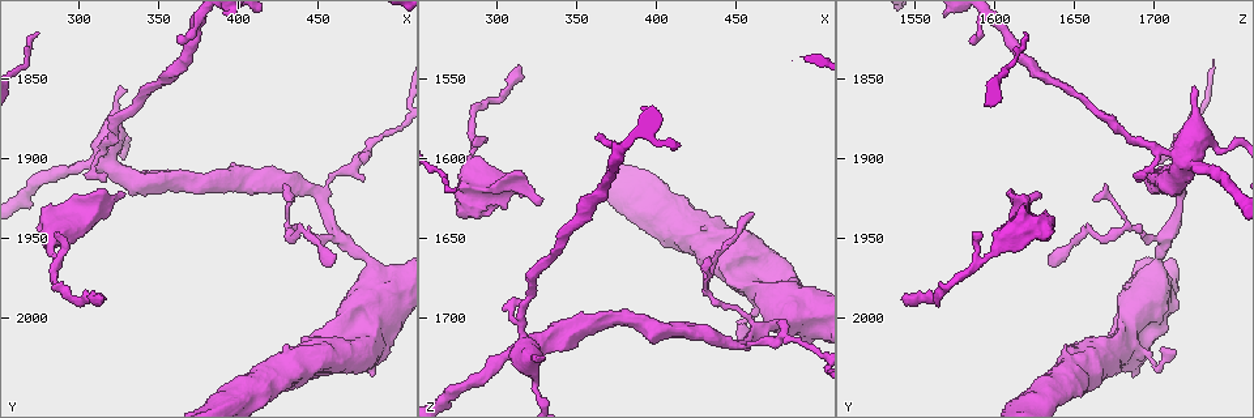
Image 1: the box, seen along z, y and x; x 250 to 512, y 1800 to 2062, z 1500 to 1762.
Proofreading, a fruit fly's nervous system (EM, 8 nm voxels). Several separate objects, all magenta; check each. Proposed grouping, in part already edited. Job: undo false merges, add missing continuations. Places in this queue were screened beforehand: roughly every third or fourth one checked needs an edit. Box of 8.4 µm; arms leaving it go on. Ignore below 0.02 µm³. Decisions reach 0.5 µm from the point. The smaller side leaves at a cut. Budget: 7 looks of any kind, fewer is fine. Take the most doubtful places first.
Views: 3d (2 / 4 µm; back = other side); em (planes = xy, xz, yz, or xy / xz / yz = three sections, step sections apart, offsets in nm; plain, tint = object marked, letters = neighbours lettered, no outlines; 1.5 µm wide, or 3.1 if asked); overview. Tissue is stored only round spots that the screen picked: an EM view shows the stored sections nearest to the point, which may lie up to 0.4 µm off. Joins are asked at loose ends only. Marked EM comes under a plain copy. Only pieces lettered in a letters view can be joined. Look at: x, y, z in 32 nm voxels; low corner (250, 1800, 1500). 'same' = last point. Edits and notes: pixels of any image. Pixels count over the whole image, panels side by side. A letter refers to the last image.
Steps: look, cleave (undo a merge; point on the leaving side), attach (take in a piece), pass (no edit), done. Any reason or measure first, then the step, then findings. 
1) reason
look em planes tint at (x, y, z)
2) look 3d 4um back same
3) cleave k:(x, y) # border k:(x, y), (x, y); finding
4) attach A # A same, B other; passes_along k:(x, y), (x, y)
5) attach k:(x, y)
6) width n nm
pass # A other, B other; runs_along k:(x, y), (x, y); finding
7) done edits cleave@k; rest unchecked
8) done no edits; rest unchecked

look 3d 2um at (326, 1854, 1724)

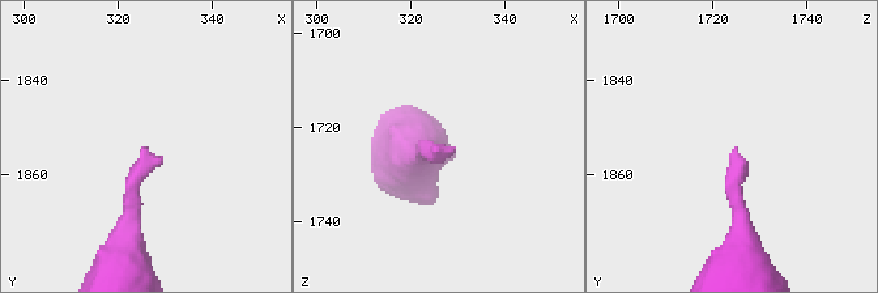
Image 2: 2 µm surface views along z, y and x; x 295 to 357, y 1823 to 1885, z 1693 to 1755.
shape alone is not enough
look em xz step 4 tint at (326, 1855, 1724)

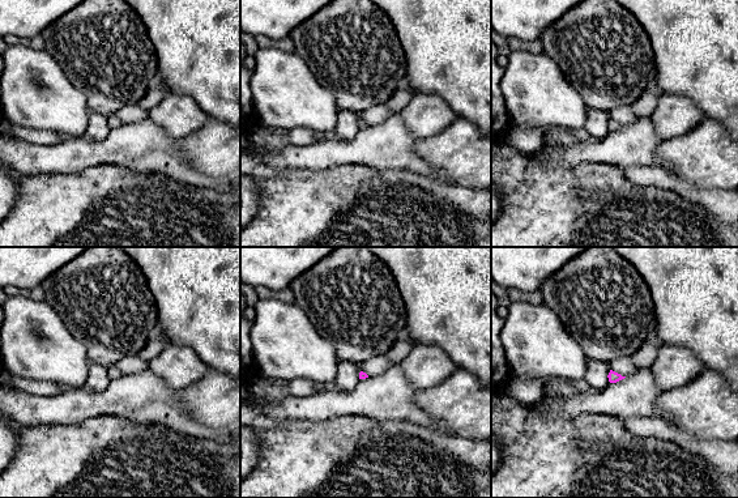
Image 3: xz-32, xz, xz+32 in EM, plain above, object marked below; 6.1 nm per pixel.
look em yz step 4 letters same

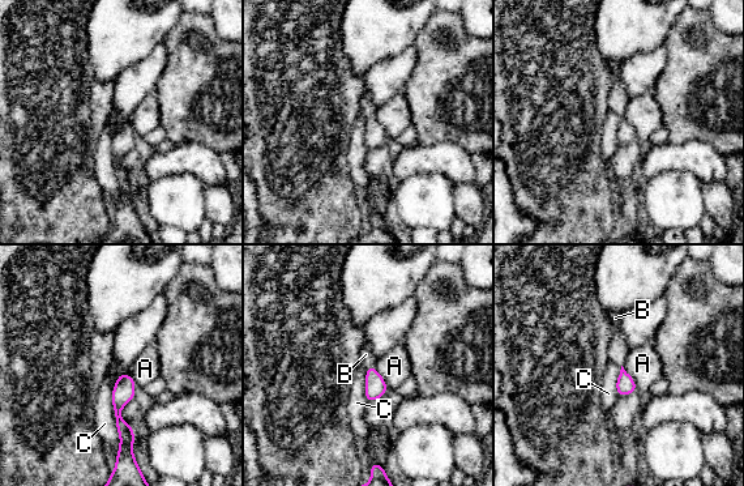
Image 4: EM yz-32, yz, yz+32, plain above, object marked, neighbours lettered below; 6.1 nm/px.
attach B # A other, B same, C other; passes_along 4:(376, 387), (370, 366), (367, 358); the neuron continues

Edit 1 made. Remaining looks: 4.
tapers out
look em xz step 4 tint at (430, 1926, 1664)

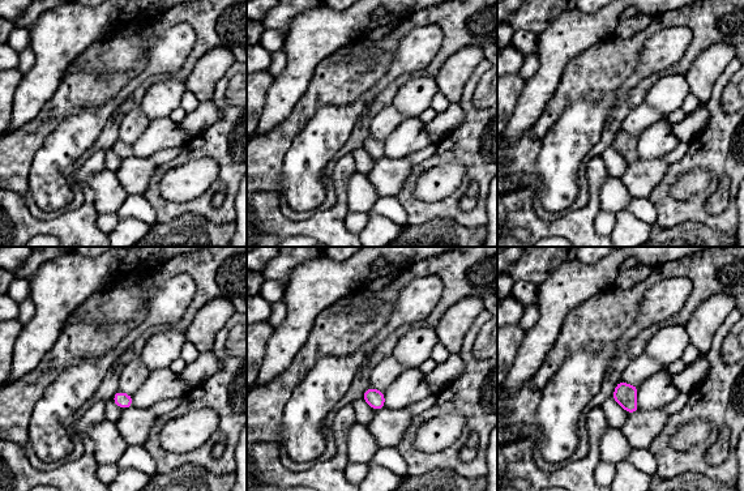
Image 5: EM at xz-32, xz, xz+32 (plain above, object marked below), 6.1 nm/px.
cut it another way
look em xy step 4 letters same

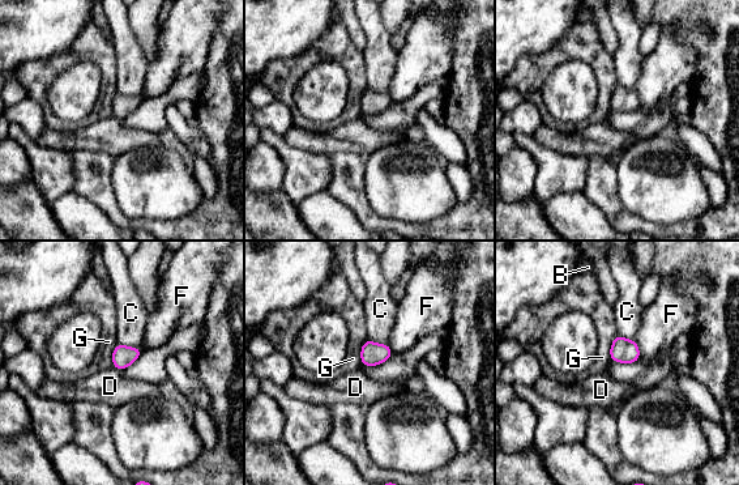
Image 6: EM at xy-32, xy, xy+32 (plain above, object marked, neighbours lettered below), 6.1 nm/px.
width 130 nm; longest_contact C 170 nm
pass # B other, C other, D other, F other, G other; no lettered piece goes on from it

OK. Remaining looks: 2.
tapers out
look em xz step 4 letters at (462, 1962, 1634)

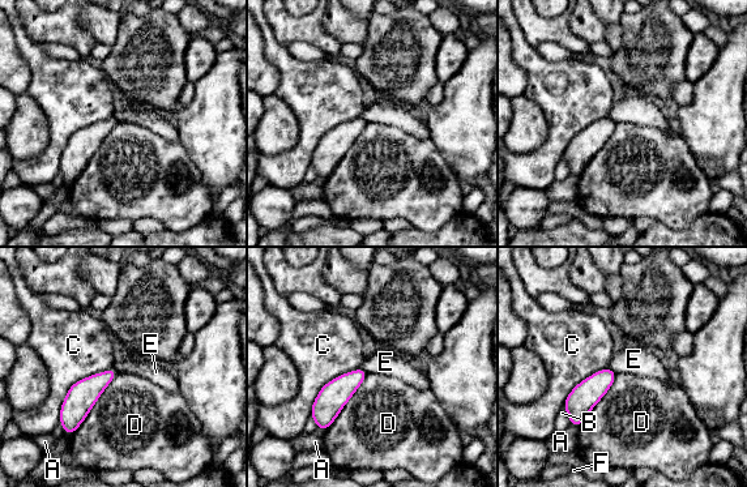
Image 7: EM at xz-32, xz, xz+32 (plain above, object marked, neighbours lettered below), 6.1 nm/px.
width 110 nm; longest_contact D 480 nm
pass # A other, B other, C other, D other, E other, F other; none of them fits

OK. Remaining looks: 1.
done edits attach@4; rest unchecked

